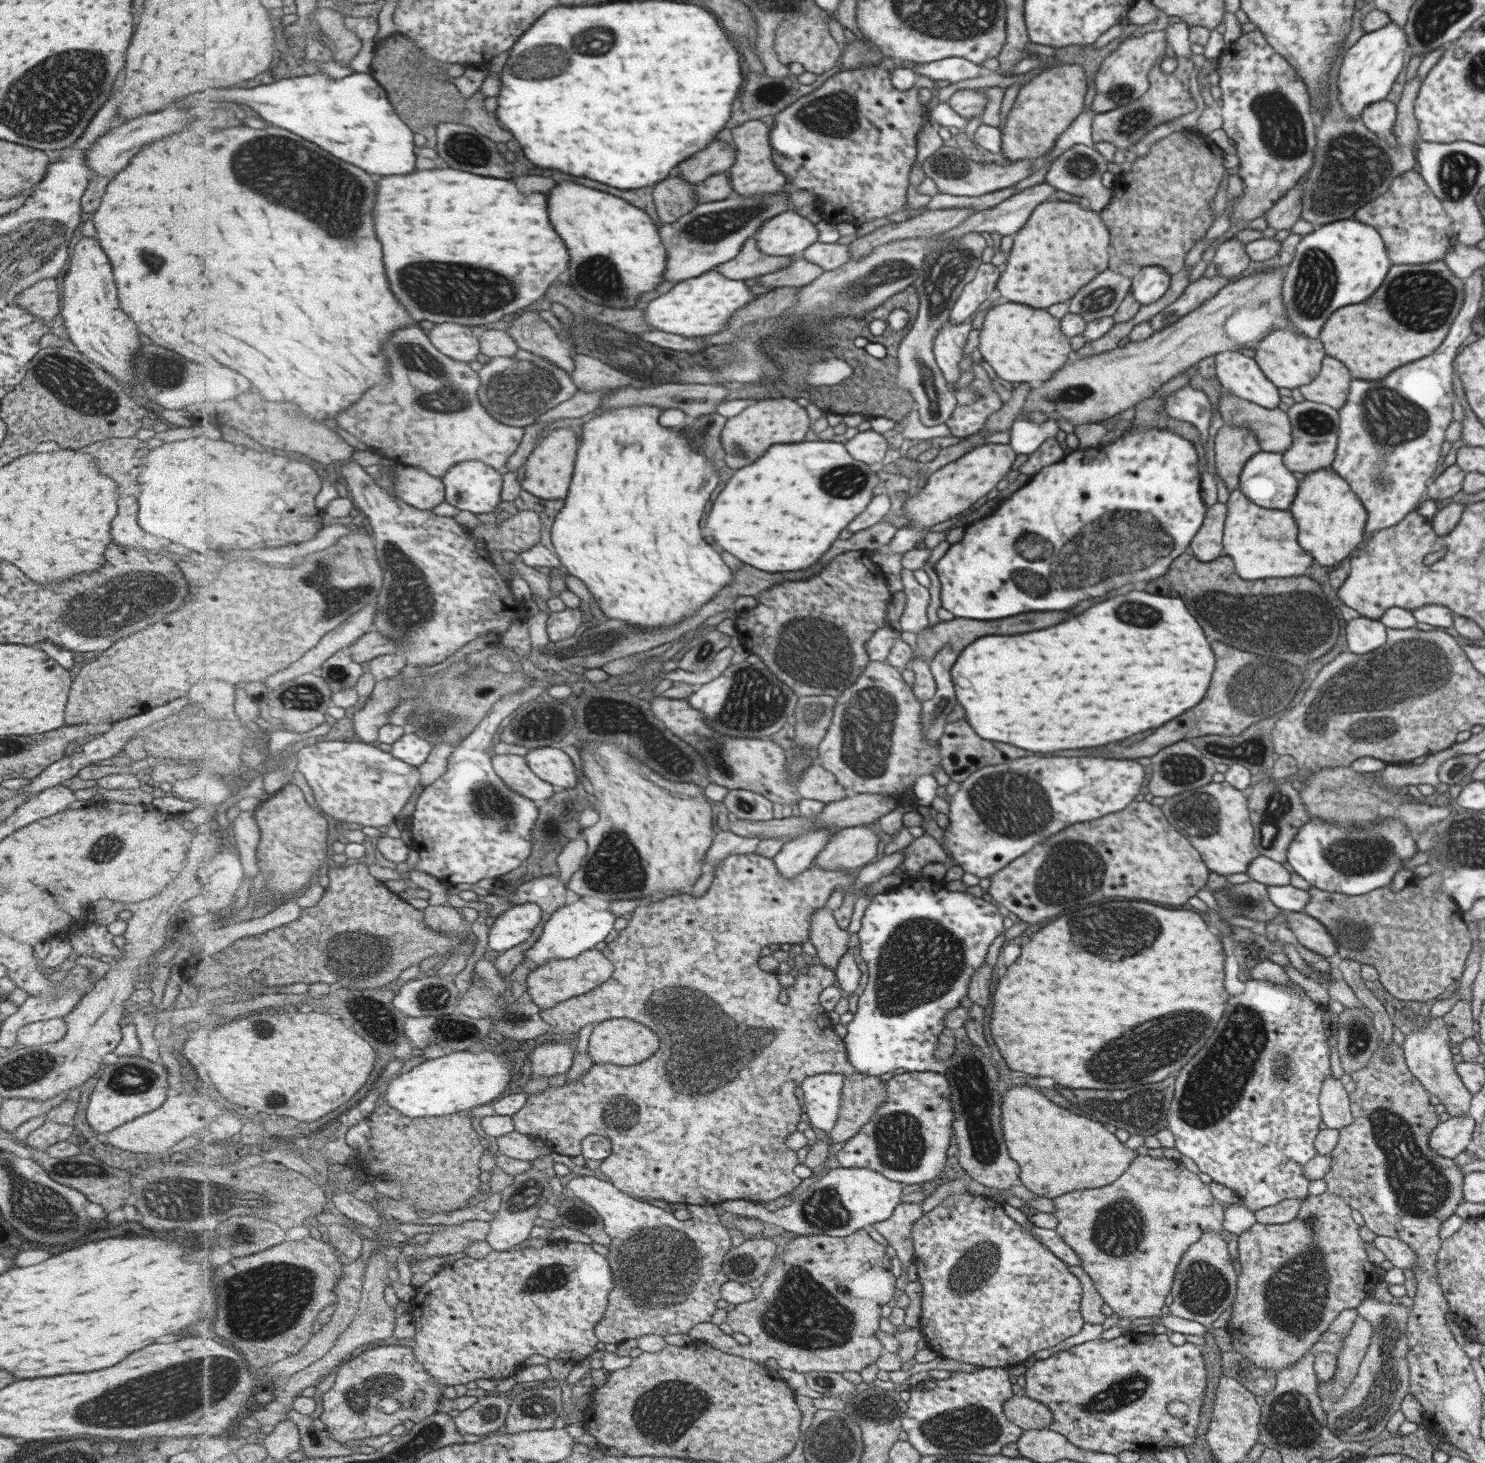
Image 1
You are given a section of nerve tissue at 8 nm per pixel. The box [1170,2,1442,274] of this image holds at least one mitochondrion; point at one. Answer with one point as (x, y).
(1355, 168)

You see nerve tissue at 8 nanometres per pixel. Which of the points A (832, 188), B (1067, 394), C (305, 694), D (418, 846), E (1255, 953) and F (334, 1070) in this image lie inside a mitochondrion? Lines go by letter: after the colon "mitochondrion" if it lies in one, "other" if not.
A: other
B: mitochondrion
C: mitochondrion
D: other
E: other
F: other

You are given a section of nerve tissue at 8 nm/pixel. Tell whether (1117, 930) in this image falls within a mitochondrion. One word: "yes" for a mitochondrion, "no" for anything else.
yes

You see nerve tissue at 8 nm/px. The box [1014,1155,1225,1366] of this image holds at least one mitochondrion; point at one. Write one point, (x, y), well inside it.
(1118, 1230)

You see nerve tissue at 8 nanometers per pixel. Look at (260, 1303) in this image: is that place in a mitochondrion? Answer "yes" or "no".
yes

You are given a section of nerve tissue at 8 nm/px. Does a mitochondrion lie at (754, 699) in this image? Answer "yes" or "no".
yes

